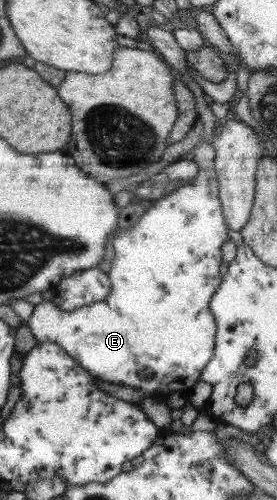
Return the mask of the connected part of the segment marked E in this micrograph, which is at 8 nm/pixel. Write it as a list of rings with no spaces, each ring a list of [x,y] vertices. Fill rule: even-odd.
[[[200,169],[196,178],[190,183],[173,190],[170,194],[163,196],[160,200],[154,200],[152,206],[146,208],[146,212],[140,218],[140,224],[130,228],[128,232],[120,231],[120,234],[112,240],[116,258],[112,261],[112,270],[106,273],[111,280],[111,291],[106,299],[96,303],[90,303],[74,310],[65,311],[56,307],[52,301],[42,300],[36,304],[32,316],[27,320],[27,325],[31,328],[37,341],[52,341],[59,344],[81,367],[85,368],[92,376],[96,376],[104,382],[117,385],[131,386],[141,388],[146,397],[157,398],[166,401],[172,392],[181,392],[183,396],[188,397],[191,388],[200,379],[202,369],[212,358],[215,347],[216,321],[210,312],[209,306],[212,295],[220,286],[220,264],[221,248],[224,241],[230,239],[226,230],[226,223],[223,215],[223,206],[219,199],[219,184],[217,181],[217,172],[215,169]]]

